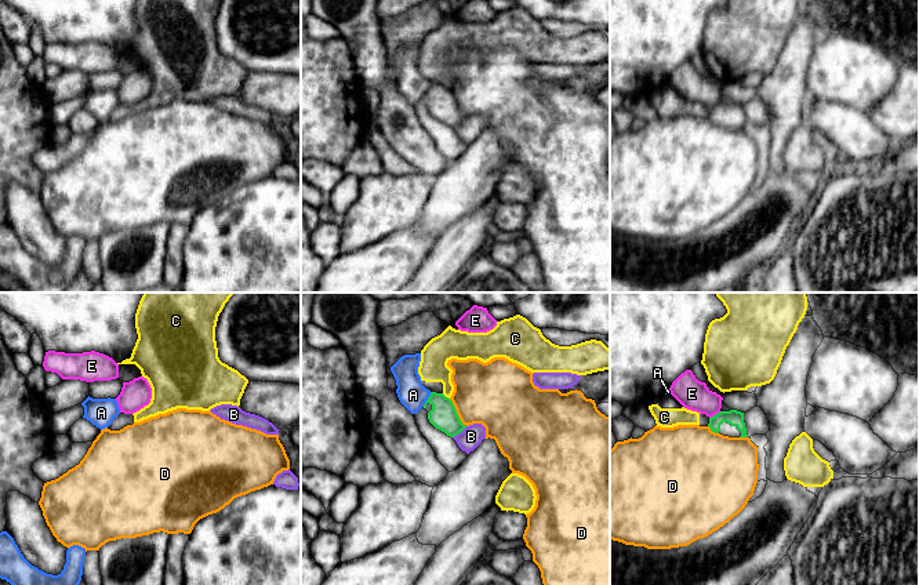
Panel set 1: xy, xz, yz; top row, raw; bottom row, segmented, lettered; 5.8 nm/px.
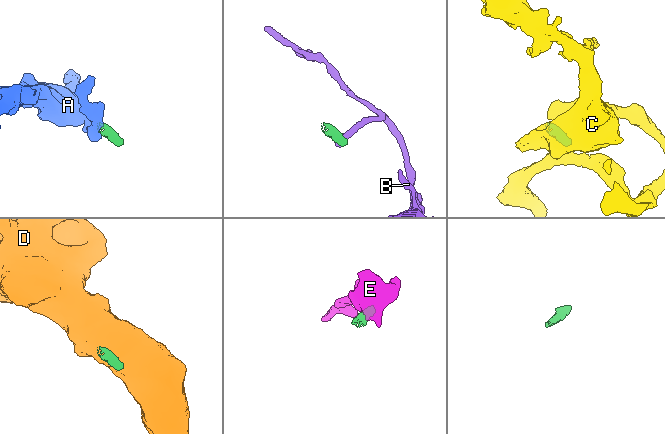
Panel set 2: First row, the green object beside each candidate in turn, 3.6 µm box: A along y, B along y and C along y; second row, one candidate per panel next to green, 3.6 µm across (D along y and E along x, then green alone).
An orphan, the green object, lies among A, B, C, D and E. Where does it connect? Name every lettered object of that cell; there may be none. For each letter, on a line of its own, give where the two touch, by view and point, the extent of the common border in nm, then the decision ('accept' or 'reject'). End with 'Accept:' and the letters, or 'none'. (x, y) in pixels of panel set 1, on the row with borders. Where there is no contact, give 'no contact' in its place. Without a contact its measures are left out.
A: xz (428, 399) | 110 nm | reject
B: xz (460, 432) | 110 nm | reject
C: xz (445, 396) | 60 nm | reject
D: xz (456, 413) | 190 nm | reject
E: yz (716, 414) | 80 nm | reject
Accept: none

